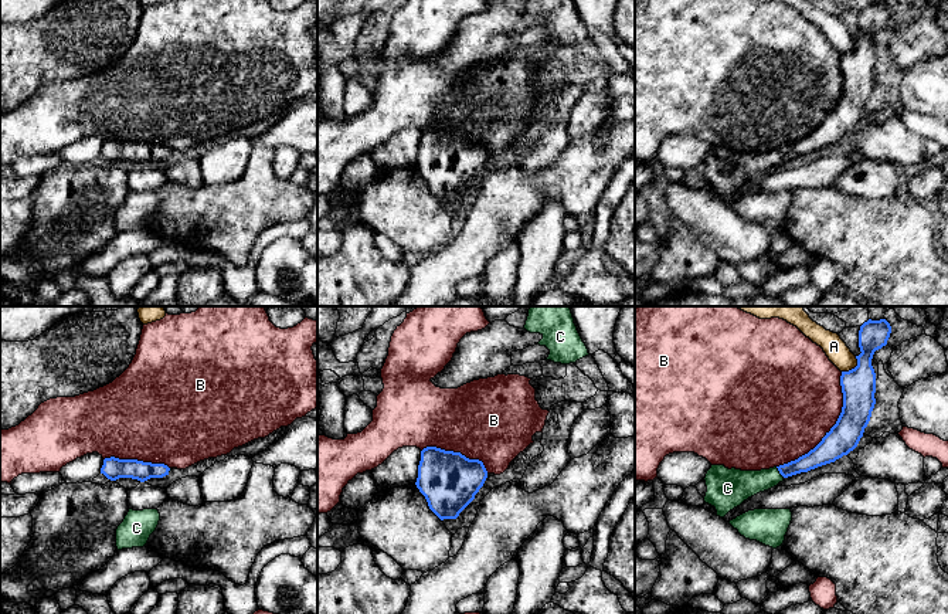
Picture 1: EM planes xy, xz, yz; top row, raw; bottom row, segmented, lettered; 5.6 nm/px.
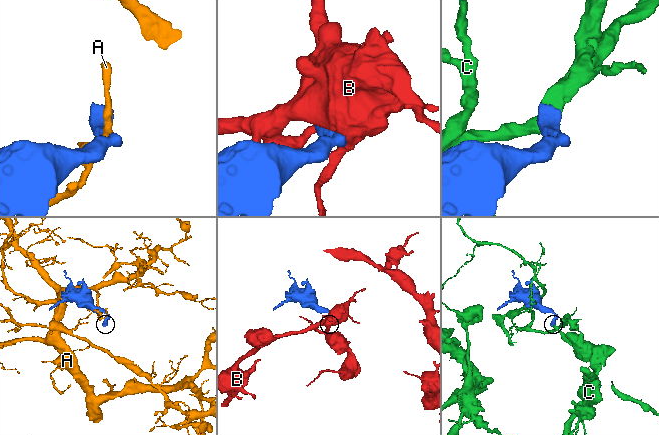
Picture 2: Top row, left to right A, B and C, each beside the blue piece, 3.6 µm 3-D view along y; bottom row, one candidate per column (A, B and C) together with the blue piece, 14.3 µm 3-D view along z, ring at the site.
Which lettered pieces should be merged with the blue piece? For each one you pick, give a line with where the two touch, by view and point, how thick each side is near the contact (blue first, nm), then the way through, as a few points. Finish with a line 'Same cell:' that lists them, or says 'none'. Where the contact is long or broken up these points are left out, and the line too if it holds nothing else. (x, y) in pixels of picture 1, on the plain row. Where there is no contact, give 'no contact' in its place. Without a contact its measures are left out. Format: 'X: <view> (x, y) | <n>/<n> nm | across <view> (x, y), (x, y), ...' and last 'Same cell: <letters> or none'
C: yz (780, 155) | 110/180 nm
Same cell: C

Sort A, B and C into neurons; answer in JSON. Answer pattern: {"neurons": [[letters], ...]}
{"neurons": [["A"], ["B"], ["C"]]}

